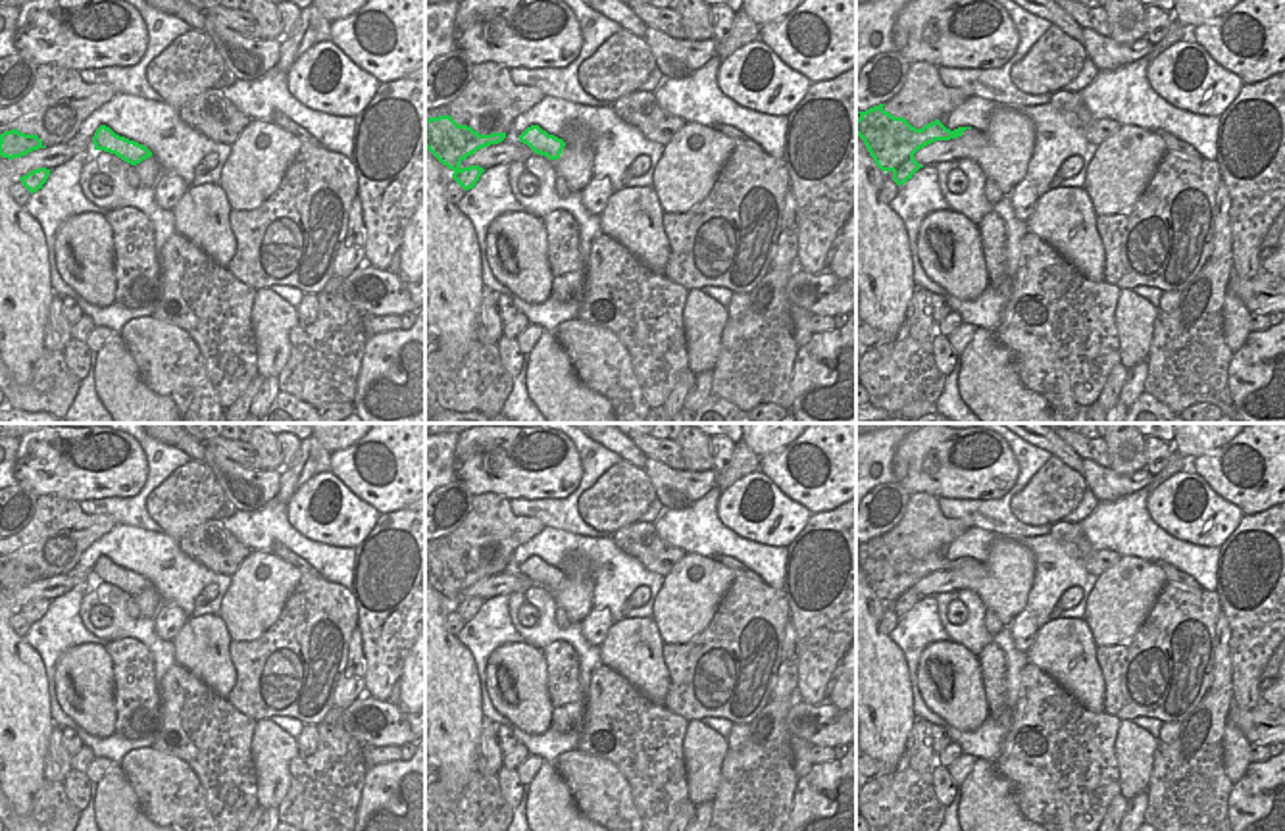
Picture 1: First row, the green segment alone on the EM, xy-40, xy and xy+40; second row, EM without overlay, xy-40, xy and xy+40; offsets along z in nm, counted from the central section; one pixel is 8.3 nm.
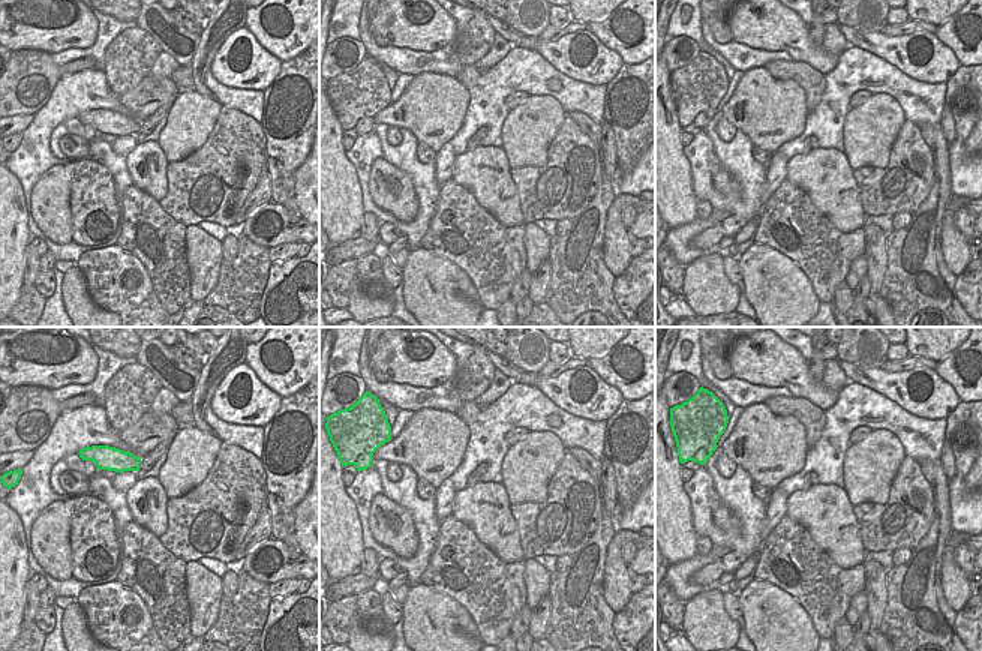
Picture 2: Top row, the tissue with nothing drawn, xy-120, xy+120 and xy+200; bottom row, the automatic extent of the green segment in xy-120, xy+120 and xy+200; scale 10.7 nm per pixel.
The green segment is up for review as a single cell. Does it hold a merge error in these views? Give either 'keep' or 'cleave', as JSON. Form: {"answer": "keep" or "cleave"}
{"answer": "cleave"}

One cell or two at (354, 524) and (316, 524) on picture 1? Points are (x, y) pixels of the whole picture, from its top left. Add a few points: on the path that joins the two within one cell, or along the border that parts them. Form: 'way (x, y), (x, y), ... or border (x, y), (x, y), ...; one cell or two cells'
way (345, 524), (326, 526); one cell

